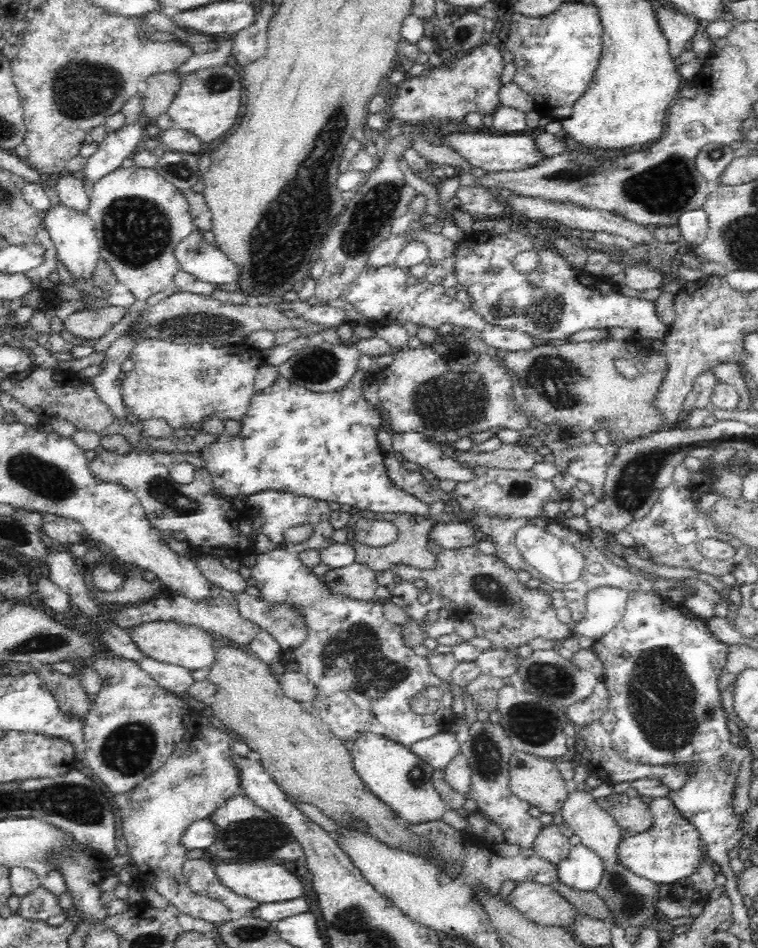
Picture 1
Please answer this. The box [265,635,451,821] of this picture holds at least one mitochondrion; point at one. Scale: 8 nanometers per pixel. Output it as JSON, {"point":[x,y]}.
{"point":[419,774]}

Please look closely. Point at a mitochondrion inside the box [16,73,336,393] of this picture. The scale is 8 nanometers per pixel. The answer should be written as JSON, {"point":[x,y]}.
{"point":[136,232]}

